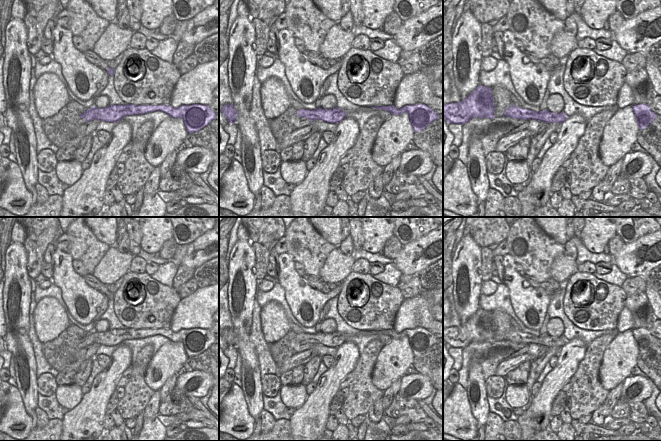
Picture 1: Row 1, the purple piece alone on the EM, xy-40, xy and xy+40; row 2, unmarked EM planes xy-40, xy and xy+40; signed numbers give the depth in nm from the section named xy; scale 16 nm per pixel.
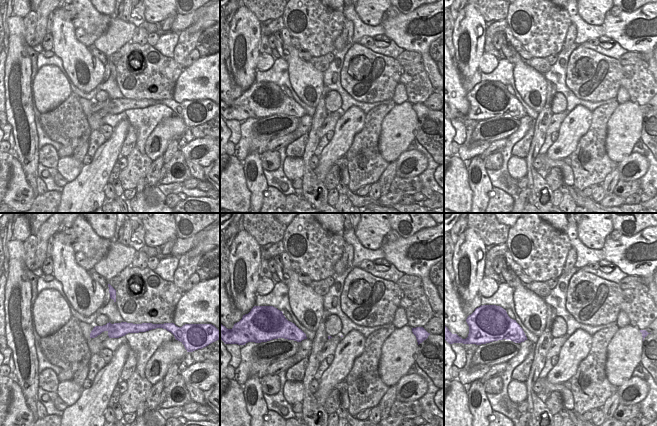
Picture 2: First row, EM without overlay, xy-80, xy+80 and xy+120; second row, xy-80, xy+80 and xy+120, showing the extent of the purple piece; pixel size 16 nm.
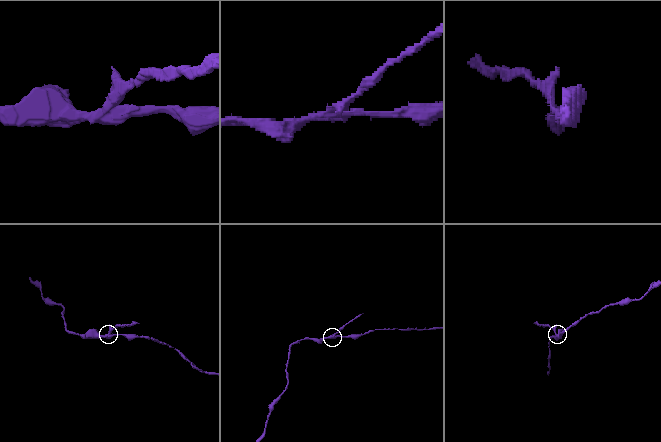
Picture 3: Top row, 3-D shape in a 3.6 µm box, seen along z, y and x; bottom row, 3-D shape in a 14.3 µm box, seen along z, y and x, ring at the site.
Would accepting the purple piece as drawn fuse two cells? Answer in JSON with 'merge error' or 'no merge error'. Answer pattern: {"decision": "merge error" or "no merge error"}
{"decision": "no merge error"}

